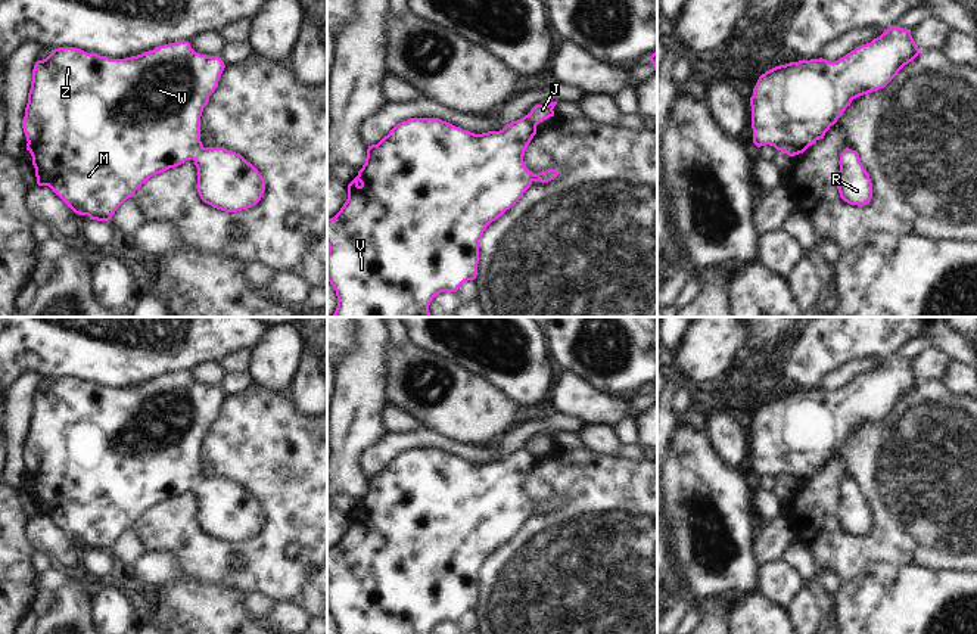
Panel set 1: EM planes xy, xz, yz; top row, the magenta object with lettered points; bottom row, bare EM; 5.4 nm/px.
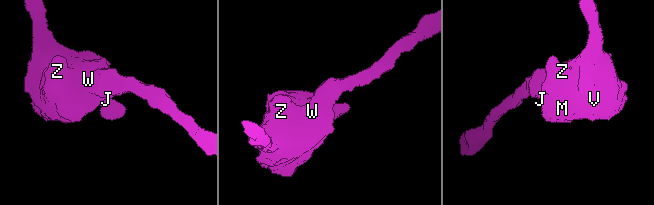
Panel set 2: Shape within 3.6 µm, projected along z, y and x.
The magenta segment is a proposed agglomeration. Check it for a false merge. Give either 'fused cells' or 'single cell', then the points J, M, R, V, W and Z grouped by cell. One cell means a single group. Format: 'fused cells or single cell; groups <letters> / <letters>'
single cell; groups J M R V W Z

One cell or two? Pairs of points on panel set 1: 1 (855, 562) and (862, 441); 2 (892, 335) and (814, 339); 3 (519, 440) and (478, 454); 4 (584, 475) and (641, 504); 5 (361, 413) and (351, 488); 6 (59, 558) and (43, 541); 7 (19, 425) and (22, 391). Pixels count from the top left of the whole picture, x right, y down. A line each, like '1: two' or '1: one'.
1: one
2: one
3: two
4: one
5: one
6: one
7: one

